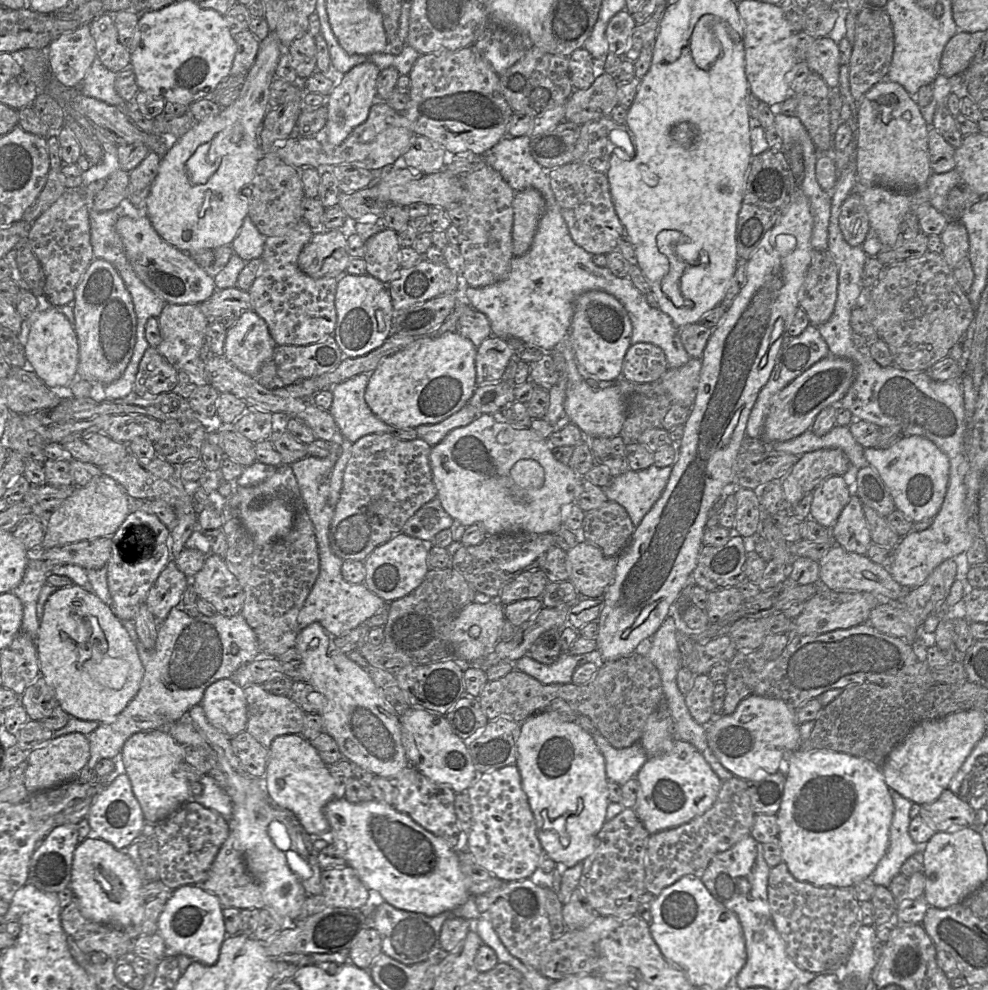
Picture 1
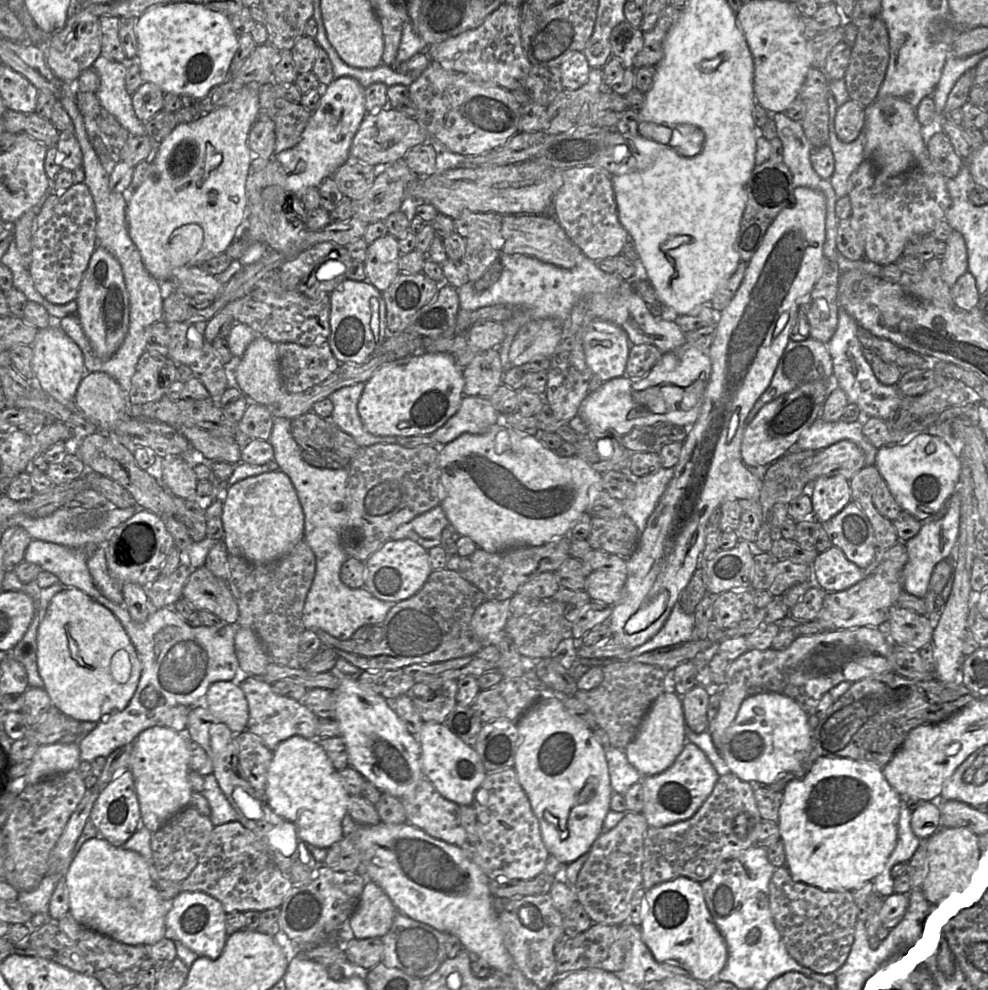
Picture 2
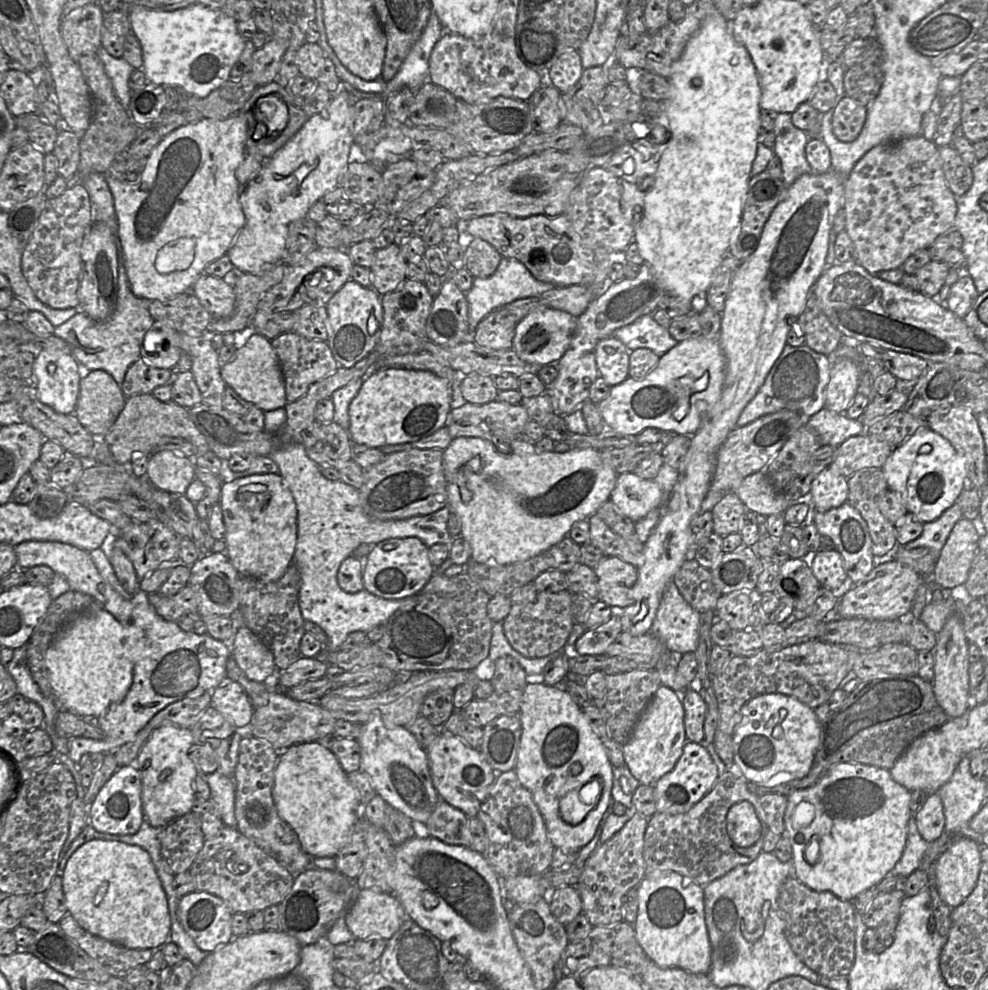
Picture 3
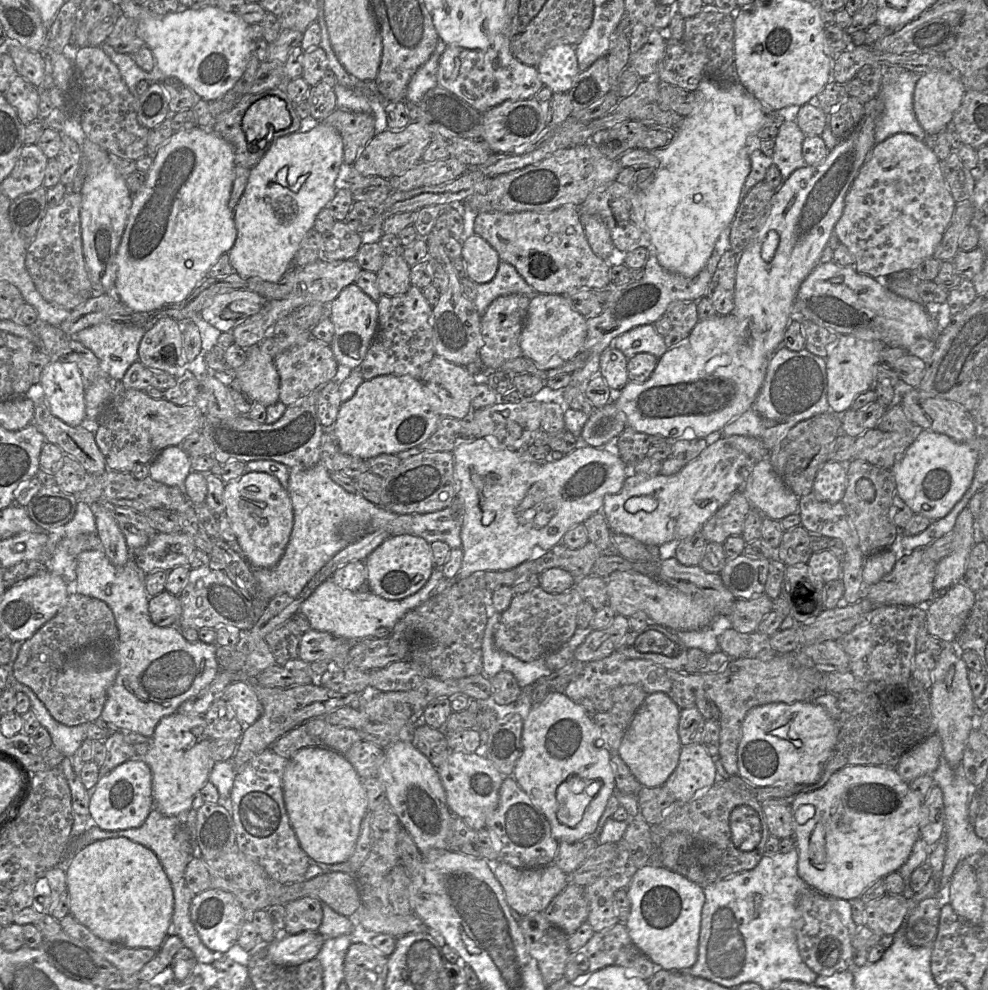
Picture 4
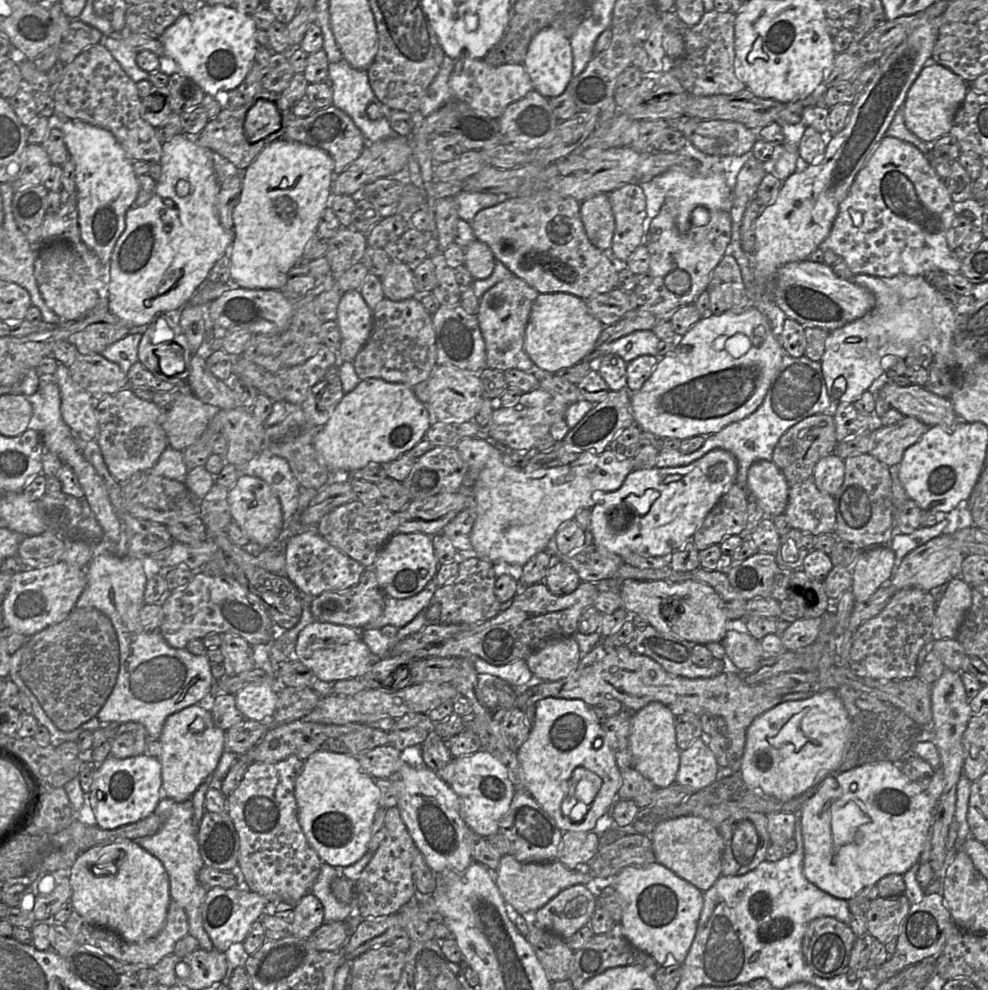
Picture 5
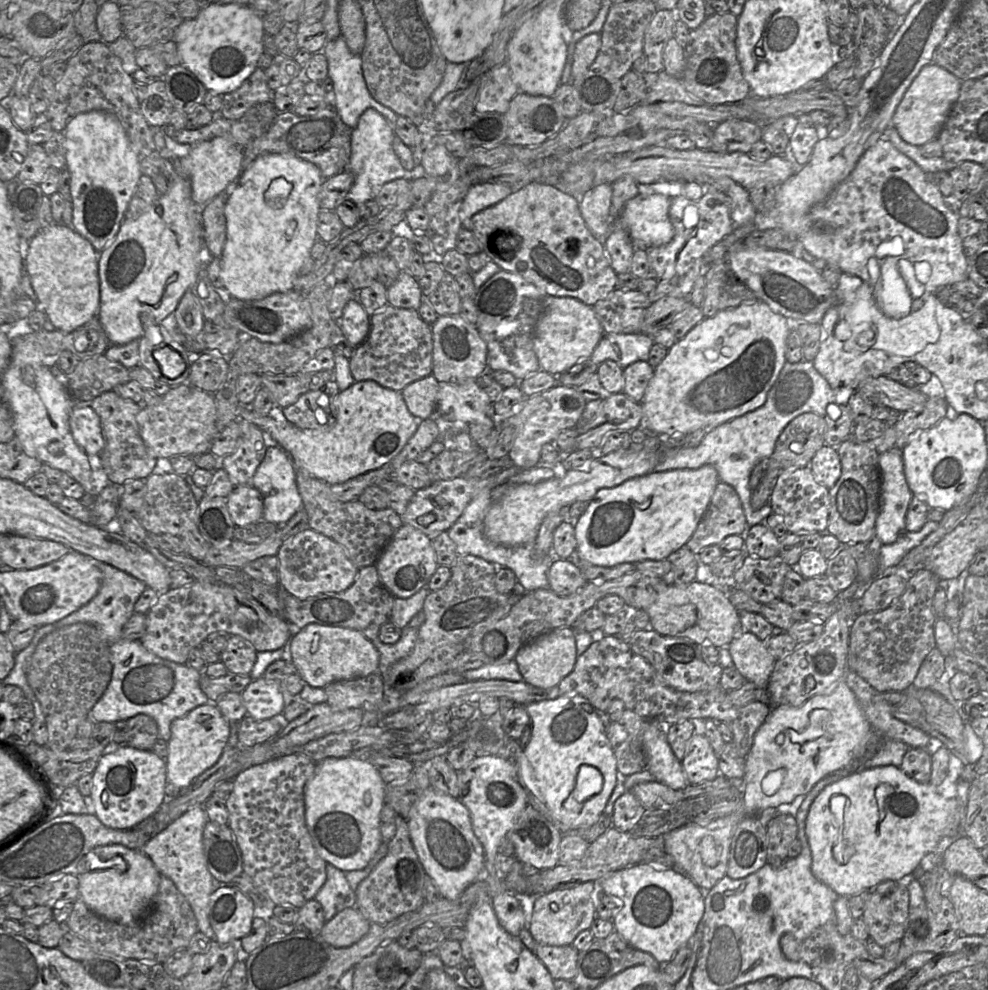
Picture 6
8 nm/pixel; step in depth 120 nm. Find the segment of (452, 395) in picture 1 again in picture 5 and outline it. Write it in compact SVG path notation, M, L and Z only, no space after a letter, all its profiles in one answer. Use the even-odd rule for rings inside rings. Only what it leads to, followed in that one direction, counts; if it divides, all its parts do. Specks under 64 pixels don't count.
M367 378L343 395L328 422L314 436L313 444L330 471L348 473L368 464L383 464L398 458L423 439L430 425L426 404L416 397L412 387L380 378Z

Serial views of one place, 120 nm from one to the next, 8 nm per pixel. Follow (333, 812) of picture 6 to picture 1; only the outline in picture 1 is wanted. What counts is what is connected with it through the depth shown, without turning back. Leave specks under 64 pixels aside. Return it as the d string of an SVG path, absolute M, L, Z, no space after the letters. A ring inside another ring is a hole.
M287 734L276 737L269 747L263 784L268 797L279 807L290 811L308 835L323 835L330 831L323 809L327 803L339 797L340 785L331 776L328 766L321 760L310 741L300 734Z

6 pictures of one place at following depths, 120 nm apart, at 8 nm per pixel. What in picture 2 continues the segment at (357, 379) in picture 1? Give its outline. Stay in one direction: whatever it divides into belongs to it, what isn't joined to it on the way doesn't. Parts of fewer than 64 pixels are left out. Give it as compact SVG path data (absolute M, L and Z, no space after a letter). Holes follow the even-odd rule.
M366 382L357 383L357 384L354 384L354 385L351 385L351 386L342 387L342 388L336 390L335 392L333 392L328 397L333 402L332 415L331 415L330 418L323 418L323 419L330 419L335 426L337 426L338 428L342 429L344 432L351 435L360 447L367 447L367 446L377 444L377 443L397 442L396 436L376 436L376 435L373 435L370 432L368 432L366 430L366 428L364 427L363 422L362 422L362 420L359 416L358 410L357 410L357 404L358 404L358 401L359 401L359 398L360 398L362 392L363 392L363 389L365 387L365 383Z

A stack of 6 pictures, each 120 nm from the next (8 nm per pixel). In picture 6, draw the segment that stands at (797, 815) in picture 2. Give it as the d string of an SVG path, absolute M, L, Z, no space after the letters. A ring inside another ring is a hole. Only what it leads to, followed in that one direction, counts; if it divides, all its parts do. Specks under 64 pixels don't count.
M881 766L862 770L834 783L827 785L815 798L810 806L805 826L805 833L812 854L811 871L816 879L830 887L836 894L850 897L863 891L874 891L875 887L886 880L899 881L911 874L920 865L923 858L932 852L943 838L957 838L961 828L961 810L957 798L946 799L941 796L937 788L928 784L921 784L908 777L900 768L895 766Z

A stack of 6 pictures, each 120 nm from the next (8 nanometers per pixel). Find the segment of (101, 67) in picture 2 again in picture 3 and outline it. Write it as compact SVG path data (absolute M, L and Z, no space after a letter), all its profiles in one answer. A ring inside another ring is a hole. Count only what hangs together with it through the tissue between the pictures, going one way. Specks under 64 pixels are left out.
M100 47L96 54L103 62L105 72L112 82L116 97L130 113L132 91L129 87L129 79L135 68L123 57L115 58L110 55L104 47Z

